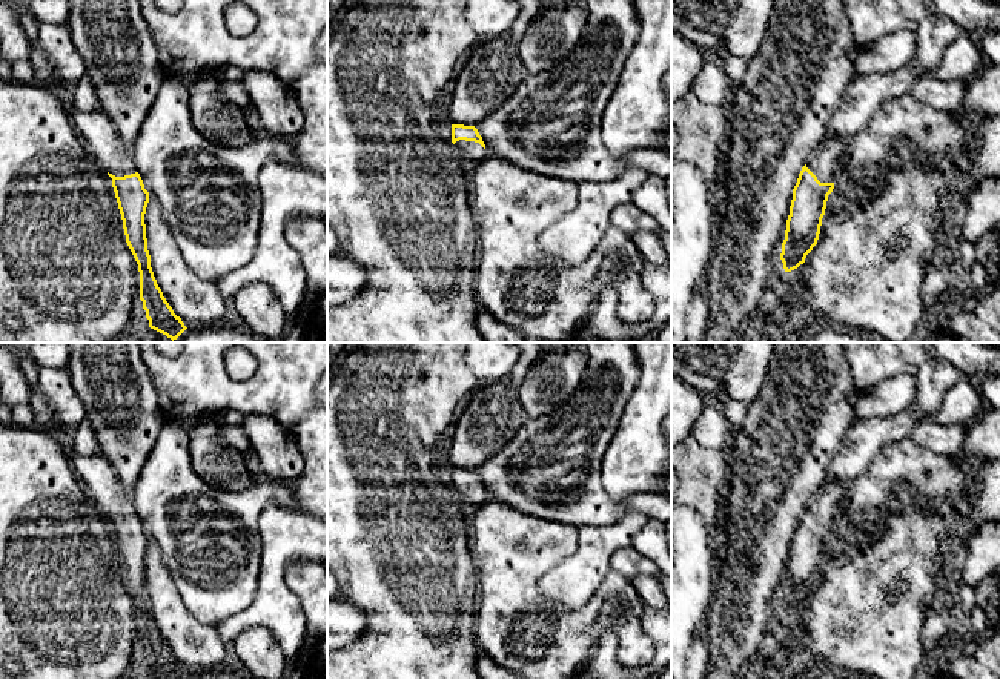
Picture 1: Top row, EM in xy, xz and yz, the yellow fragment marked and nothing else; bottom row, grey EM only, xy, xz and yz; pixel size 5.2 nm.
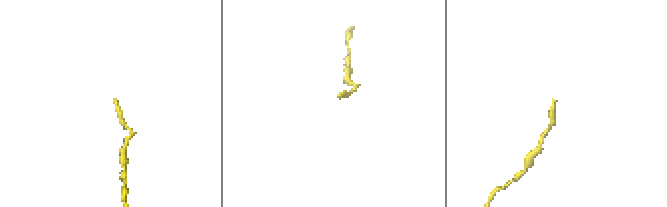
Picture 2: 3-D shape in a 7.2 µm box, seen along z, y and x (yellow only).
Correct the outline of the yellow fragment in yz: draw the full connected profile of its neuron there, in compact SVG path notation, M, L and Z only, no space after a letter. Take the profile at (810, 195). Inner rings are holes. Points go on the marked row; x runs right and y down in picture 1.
M825 134L799 174L780 253L785 272L803 264L806 255L817 244L828 195L834 189L845 144L845 140Z

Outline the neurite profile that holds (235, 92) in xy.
M218 78L218 92L241 111L253 108L252 98L241 83L226 83Z

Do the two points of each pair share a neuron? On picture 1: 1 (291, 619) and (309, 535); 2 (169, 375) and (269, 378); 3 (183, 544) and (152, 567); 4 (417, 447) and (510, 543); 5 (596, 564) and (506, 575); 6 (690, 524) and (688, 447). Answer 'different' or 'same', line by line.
1: same
2: same
3: different
4: different
5: different
6: different

